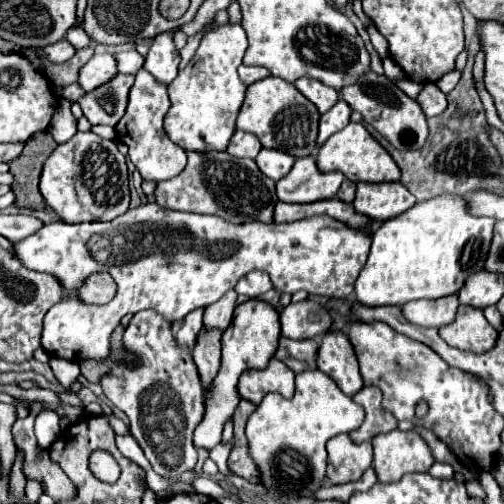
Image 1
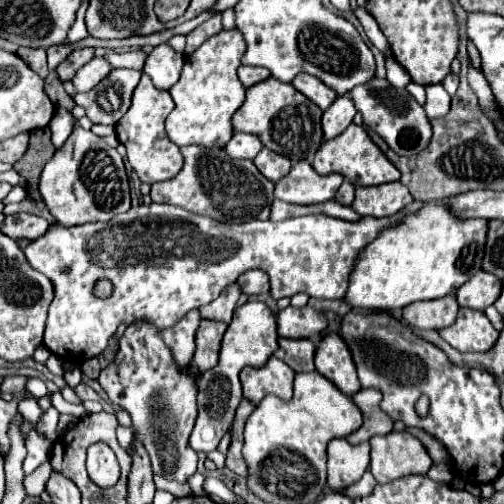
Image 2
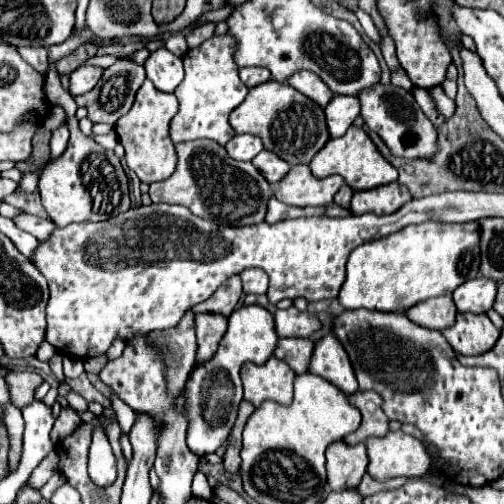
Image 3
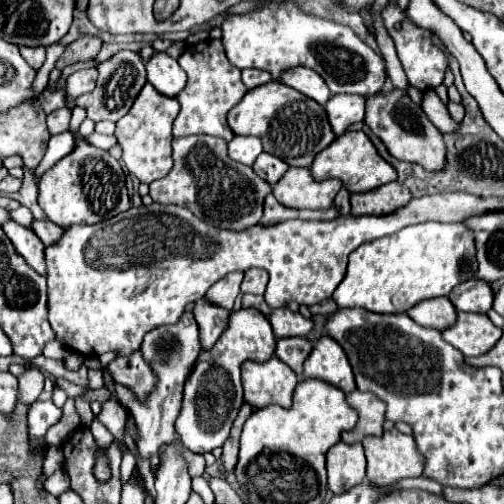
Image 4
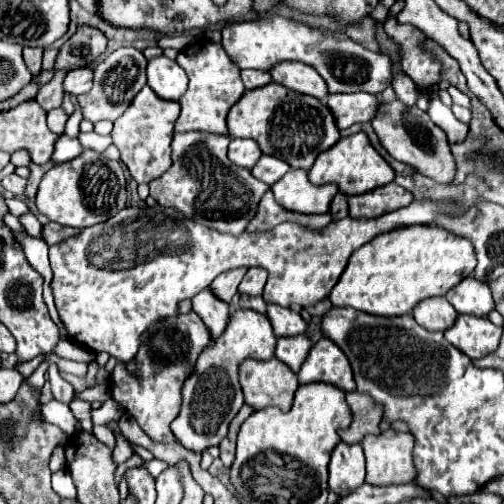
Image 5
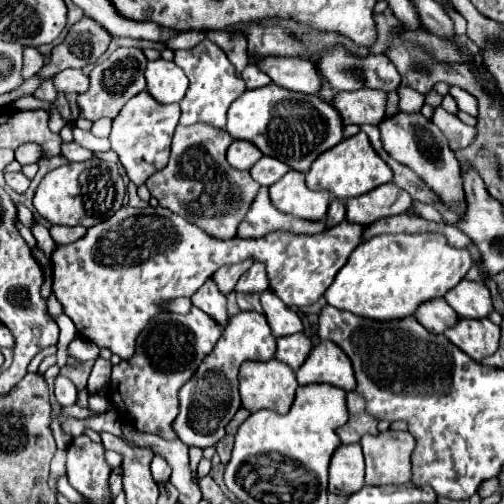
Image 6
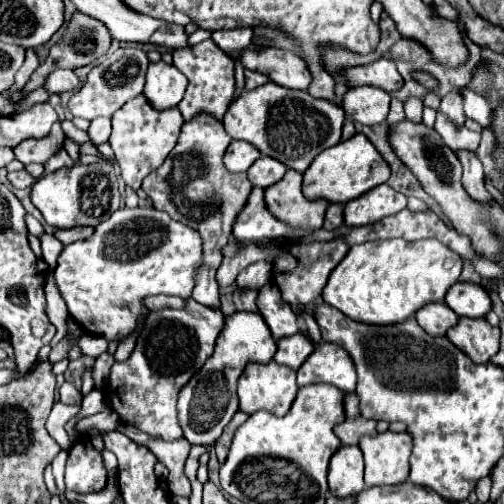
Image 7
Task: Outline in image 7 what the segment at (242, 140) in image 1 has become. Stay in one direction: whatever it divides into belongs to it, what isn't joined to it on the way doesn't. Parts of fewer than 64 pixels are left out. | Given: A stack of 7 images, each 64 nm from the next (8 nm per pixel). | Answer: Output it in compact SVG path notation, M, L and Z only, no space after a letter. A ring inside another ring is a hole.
M232 140L224 154L224 164L230 172L246 172L262 154L248 142Z

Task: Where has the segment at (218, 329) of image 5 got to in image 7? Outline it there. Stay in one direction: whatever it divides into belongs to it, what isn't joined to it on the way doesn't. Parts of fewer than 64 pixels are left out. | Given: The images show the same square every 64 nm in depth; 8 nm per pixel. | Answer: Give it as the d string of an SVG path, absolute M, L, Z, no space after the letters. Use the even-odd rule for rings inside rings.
M198 114L190 122L182 124L178 142L166 162L156 172L150 172L142 182L142 188L156 210L164 210L174 220L182 220L200 232L204 246L204 266L198 272L200 276L192 298L208 308L220 308L220 290L214 278L216 268L222 262L220 248L232 240L232 224L236 222L236 214L240 208L244 208L254 188L246 174L232 174L224 168L222 158L230 142L232 138L216 118L210 114Z

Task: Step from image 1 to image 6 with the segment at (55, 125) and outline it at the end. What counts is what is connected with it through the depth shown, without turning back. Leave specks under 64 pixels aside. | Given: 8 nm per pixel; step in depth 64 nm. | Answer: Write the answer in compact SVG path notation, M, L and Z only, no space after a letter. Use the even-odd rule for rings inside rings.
M62 142L60 156L66 158L66 160L70 160L70 162L84 162L84 160L88 160L92 156L92 152L86 150L86 148L82 148L82 146L78 146L76 142L68 142L68 144Z

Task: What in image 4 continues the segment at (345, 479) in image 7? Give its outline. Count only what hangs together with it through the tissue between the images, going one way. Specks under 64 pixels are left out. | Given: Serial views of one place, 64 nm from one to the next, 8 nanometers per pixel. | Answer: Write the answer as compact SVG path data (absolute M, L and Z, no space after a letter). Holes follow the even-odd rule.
M338 442L326 452L328 488L334 494L348 492L366 476L366 456L362 444Z

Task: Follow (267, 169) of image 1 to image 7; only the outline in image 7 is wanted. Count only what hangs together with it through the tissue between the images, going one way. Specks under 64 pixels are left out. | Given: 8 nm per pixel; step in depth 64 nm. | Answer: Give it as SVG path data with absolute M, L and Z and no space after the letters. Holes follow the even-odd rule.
M262 156L262 158L258 158L258 160L250 166L248 178L250 178L250 182L252 182L254 186L268 188L268 186L276 184L278 180L282 180L282 176L286 174L286 170L288 170L288 168L286 168L284 164L280 164L278 160Z

